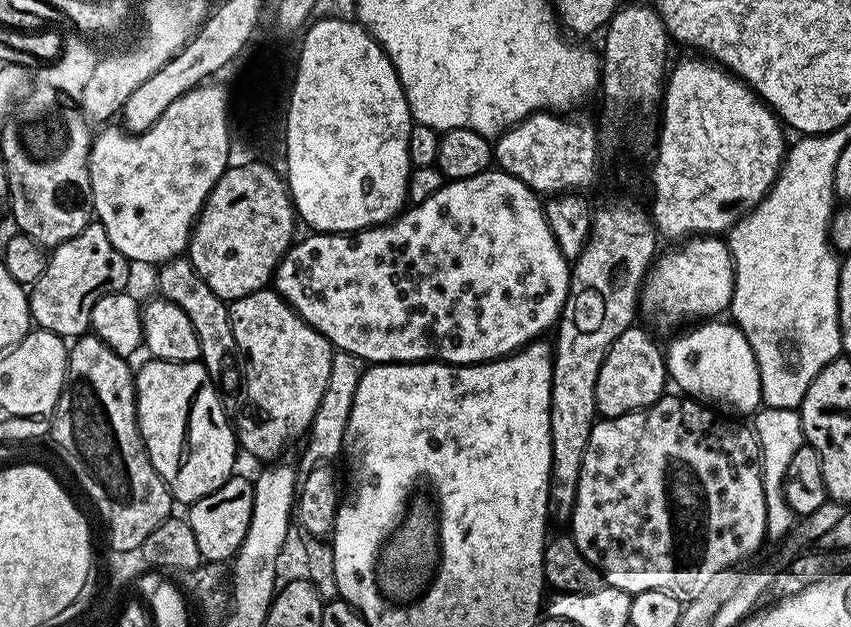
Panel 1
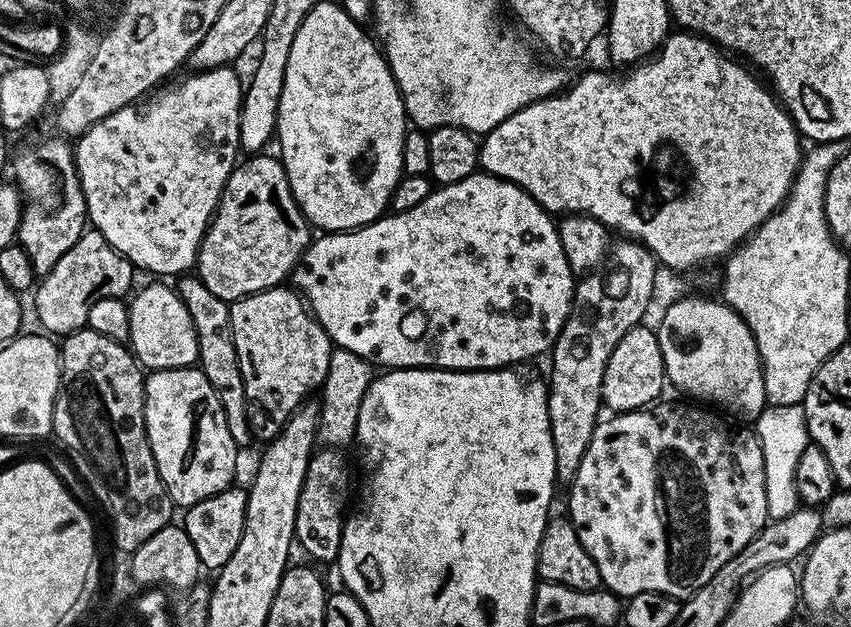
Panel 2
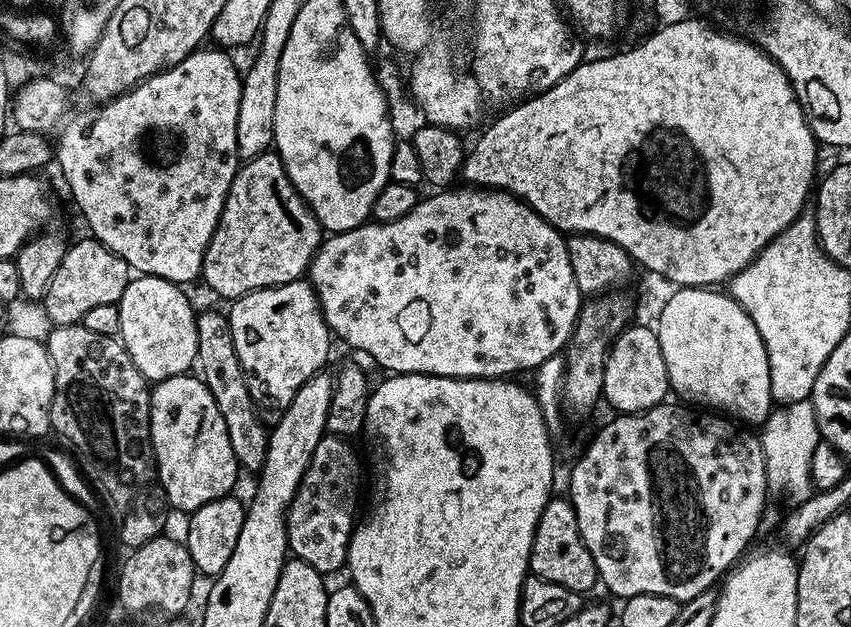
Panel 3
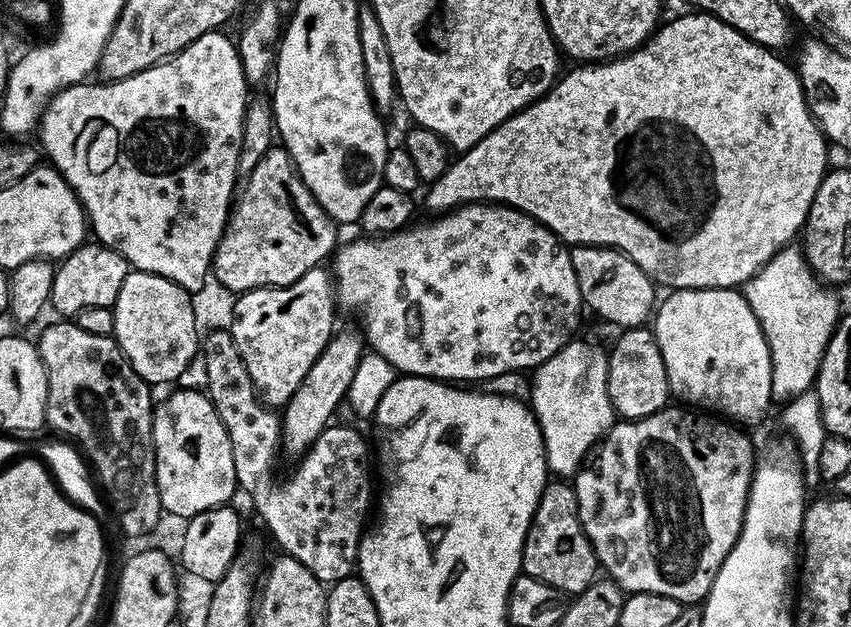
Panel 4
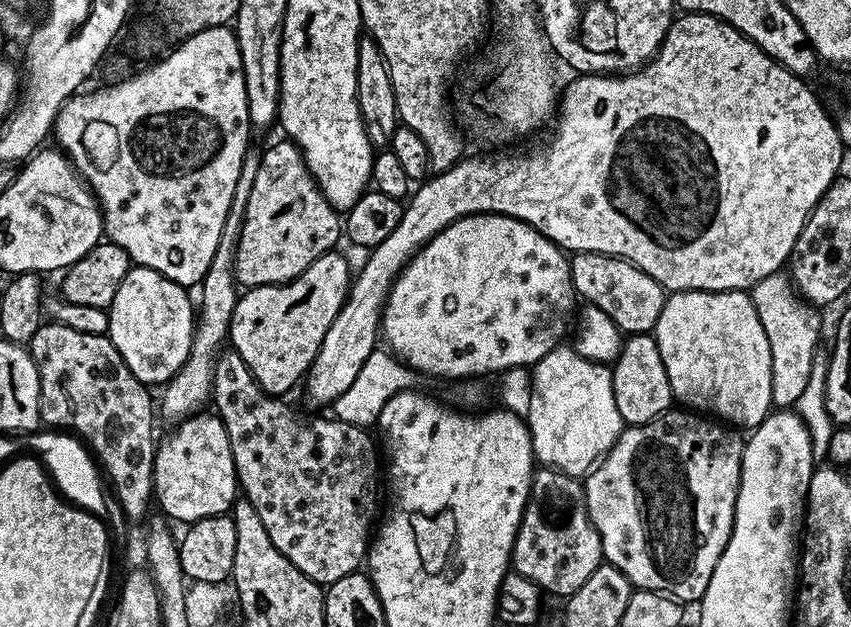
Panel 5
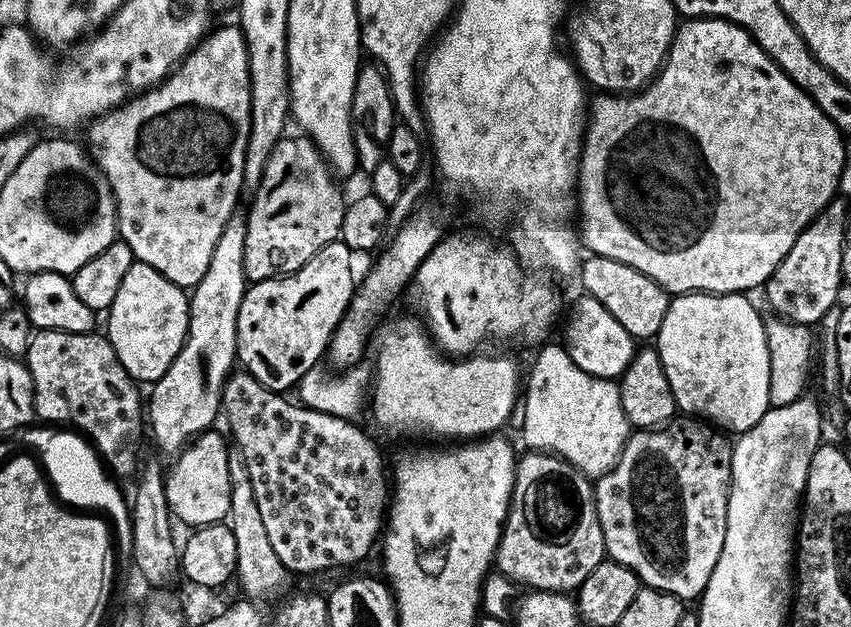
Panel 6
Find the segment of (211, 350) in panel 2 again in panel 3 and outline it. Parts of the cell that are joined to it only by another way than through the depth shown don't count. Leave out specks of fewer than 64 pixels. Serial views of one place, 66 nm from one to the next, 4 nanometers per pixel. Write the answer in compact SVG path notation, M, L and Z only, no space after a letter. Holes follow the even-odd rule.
M201 311L196 317L196 329L198 350L195 367L210 394L214 394L214 402L218 402L218 414L222 414L222 422L226 422L226 434L230 434L230 450L234 450L234 458L241 469L249 468L252 474L259 473L268 449L268 432L266 424L264 428L263 422L256 417L258 409L252 402L244 371L234 350L234 334L228 325L228 317L223 311Z

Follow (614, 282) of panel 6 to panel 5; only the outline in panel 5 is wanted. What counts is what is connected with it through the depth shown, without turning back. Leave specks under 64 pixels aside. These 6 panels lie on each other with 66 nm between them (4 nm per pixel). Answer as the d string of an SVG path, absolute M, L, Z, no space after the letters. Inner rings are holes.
M578 252L570 260L570 278L572 289L585 305L598 307L615 322L621 333L648 334L653 331L662 314L662 306L666 299L666 290L650 274L646 274L638 266L634 266L621 256L607 256L601 252Z

